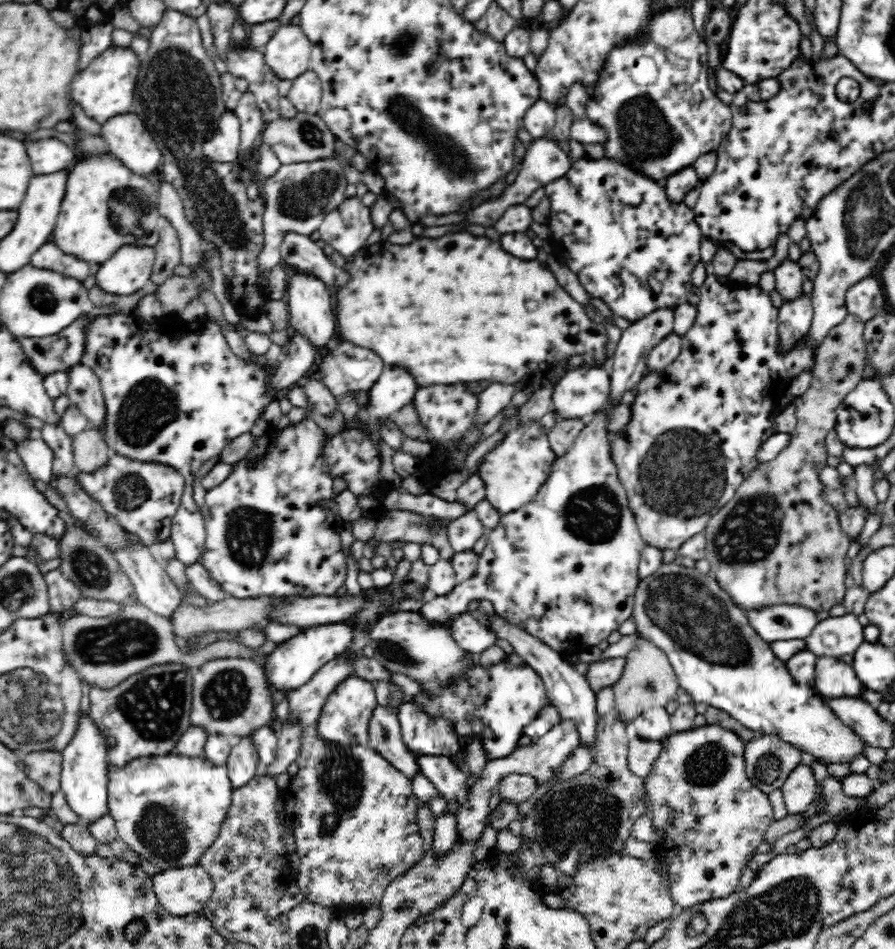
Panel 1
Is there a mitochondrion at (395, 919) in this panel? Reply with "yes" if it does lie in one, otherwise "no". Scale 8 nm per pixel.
no

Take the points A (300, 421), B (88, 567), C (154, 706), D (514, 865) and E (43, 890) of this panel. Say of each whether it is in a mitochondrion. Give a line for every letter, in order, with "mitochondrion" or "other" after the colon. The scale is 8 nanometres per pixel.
A: other
B: mitochondrion
C: mitochondrion
D: other
E: mitochondrion

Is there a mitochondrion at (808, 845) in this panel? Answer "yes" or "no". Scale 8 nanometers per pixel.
no

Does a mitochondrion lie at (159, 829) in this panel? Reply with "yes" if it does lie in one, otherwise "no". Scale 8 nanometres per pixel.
yes

